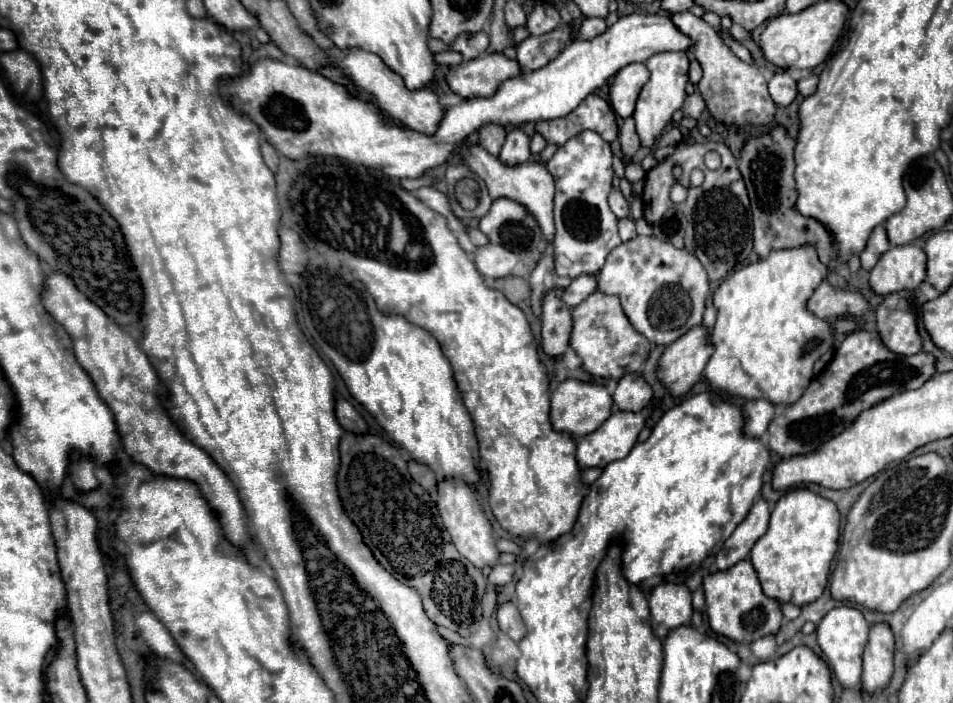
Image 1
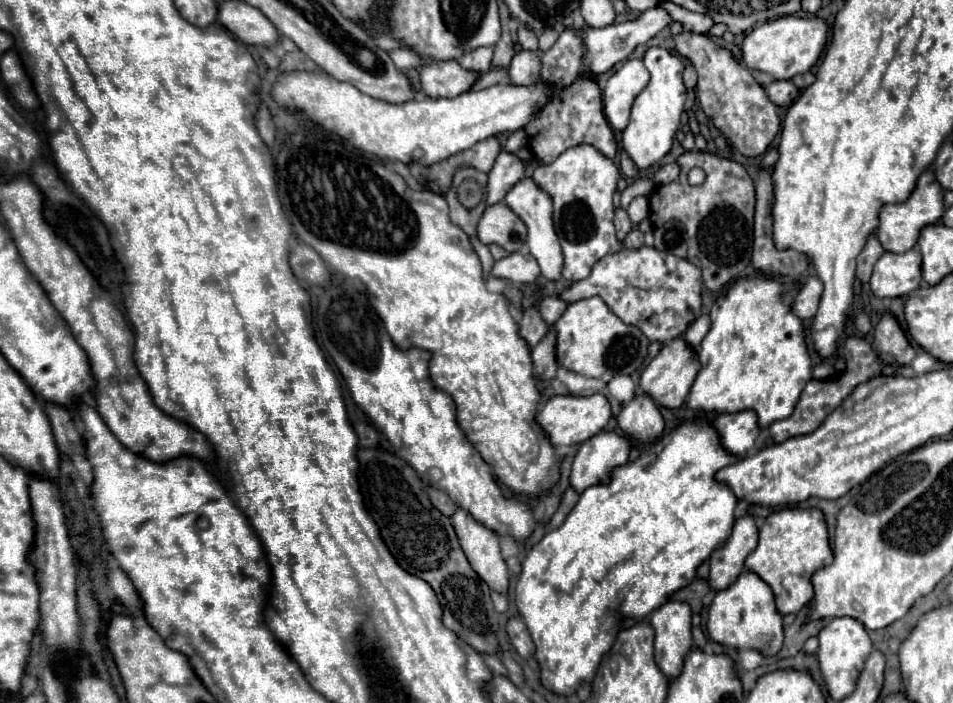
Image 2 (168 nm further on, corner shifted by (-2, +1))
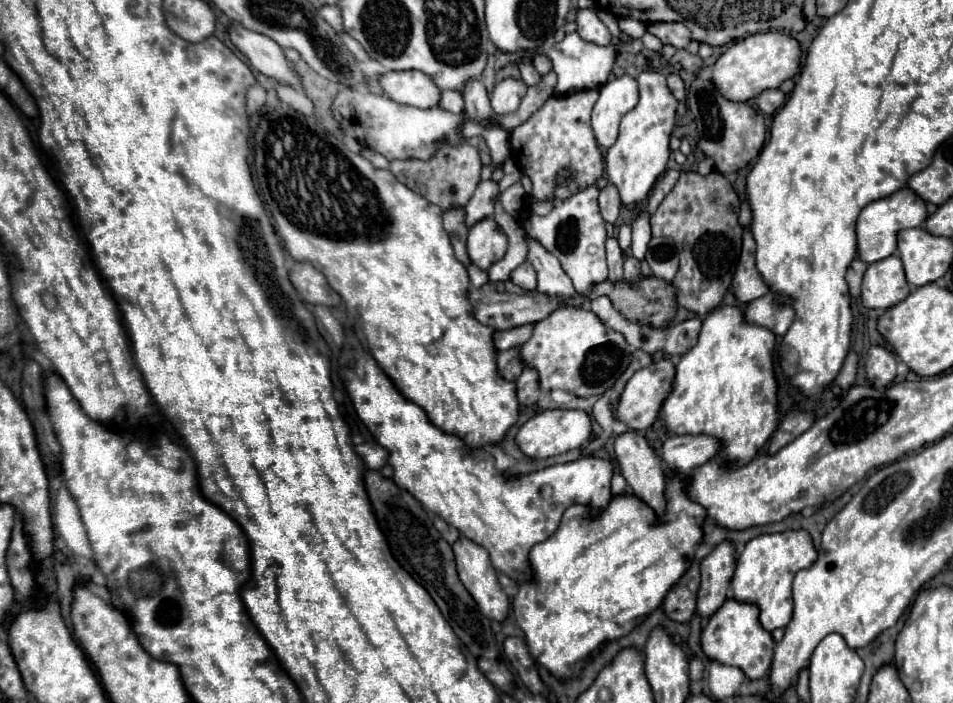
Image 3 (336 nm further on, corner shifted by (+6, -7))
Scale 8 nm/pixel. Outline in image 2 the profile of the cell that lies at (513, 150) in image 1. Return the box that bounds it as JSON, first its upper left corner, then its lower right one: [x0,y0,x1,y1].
[487,151,525,203]

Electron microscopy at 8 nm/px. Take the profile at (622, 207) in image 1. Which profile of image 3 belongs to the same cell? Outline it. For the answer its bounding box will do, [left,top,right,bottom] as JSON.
[607,239,623,283]

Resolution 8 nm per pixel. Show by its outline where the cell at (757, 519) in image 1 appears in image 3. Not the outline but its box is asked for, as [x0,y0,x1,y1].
[697,541,735,617]

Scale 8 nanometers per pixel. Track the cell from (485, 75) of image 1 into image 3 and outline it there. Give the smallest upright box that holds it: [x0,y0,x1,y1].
[379,71,441,109]

